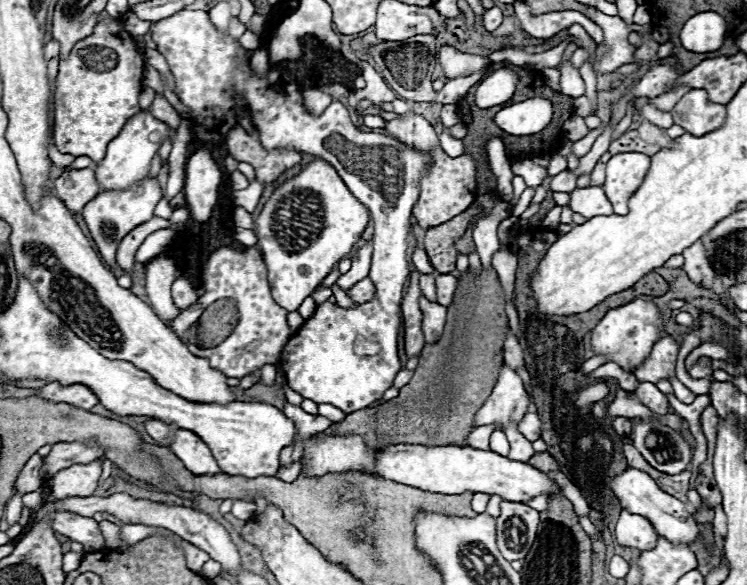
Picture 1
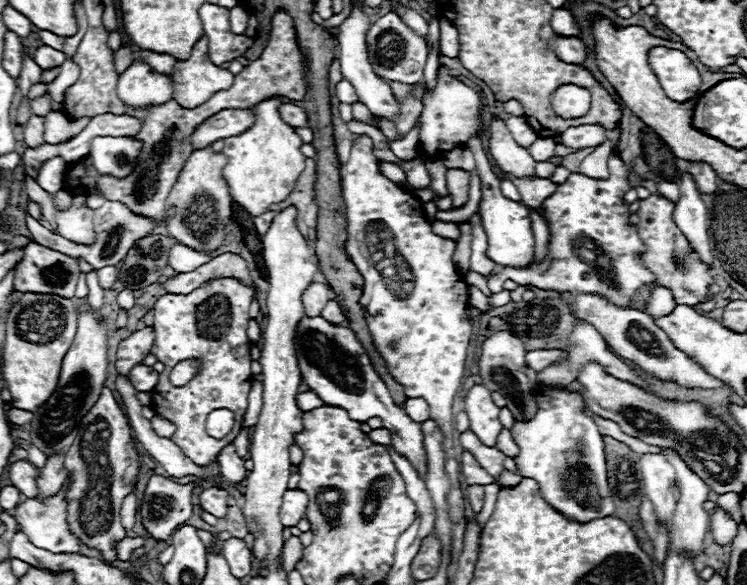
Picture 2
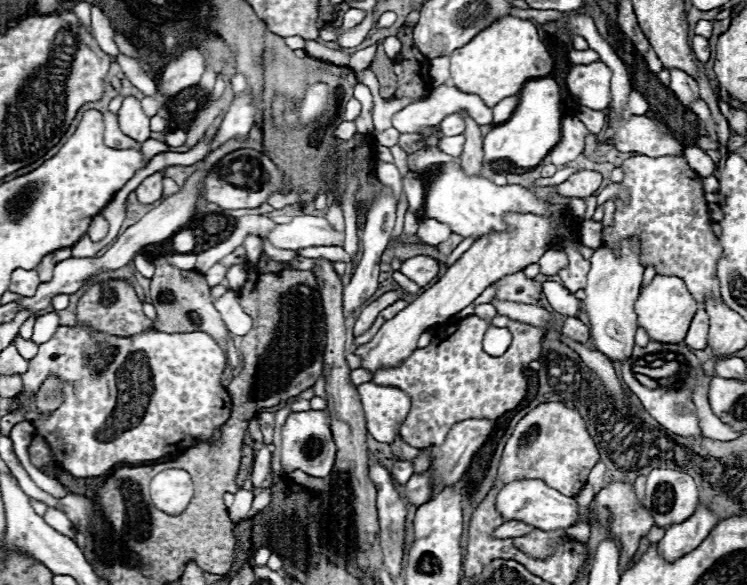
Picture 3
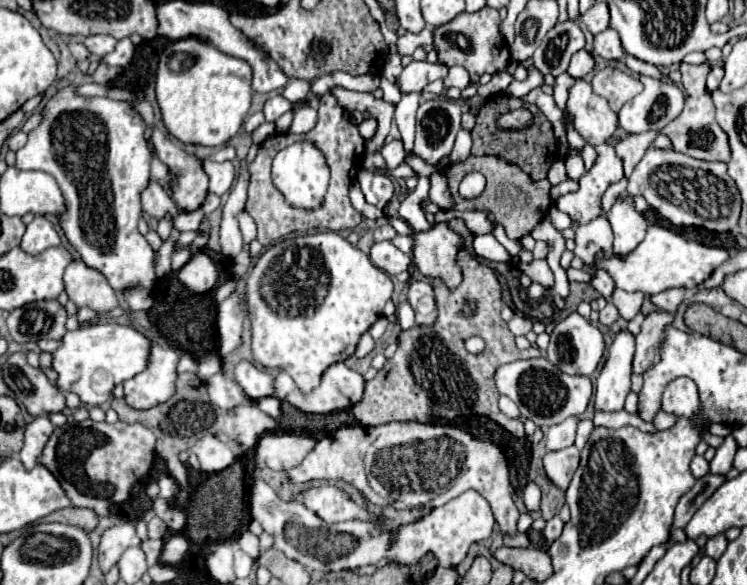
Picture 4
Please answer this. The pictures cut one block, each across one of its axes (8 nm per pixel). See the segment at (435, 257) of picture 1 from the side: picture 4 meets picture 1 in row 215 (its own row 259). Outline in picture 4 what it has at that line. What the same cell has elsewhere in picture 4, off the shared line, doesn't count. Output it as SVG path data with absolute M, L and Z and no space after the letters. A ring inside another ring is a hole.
M466 250L458 254L458 260L464 268L464 282L454 292L450 292L442 282L432 282L440 310L436 326L432 326L430 330L410 328L398 336L400 346L396 354L386 360L378 376L366 384L364 398L352 408L360 424L380 426L400 420L430 422L434 416L452 420L456 416L480 414L498 422L516 438L526 436L520 420L512 420L500 412L500 394L494 384L494 374L502 364L522 358L534 358L540 354L538 350L516 348L514 334L500 318L502 292L492 268L478 258L470 258ZM468 304L474 304L474 312L470 316L464 312ZM474 334L486 340L486 350L480 356L472 356L464 348L464 340Z

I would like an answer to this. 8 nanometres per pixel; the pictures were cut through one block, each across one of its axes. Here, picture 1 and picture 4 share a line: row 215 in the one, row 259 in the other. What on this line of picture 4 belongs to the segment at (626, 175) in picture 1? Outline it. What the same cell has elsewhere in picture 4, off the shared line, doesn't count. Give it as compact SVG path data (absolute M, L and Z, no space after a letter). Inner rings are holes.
M630 196L618 198L608 214L608 222L614 230L614 252L620 260L624 260L644 240L648 222L640 212L634 210Z

